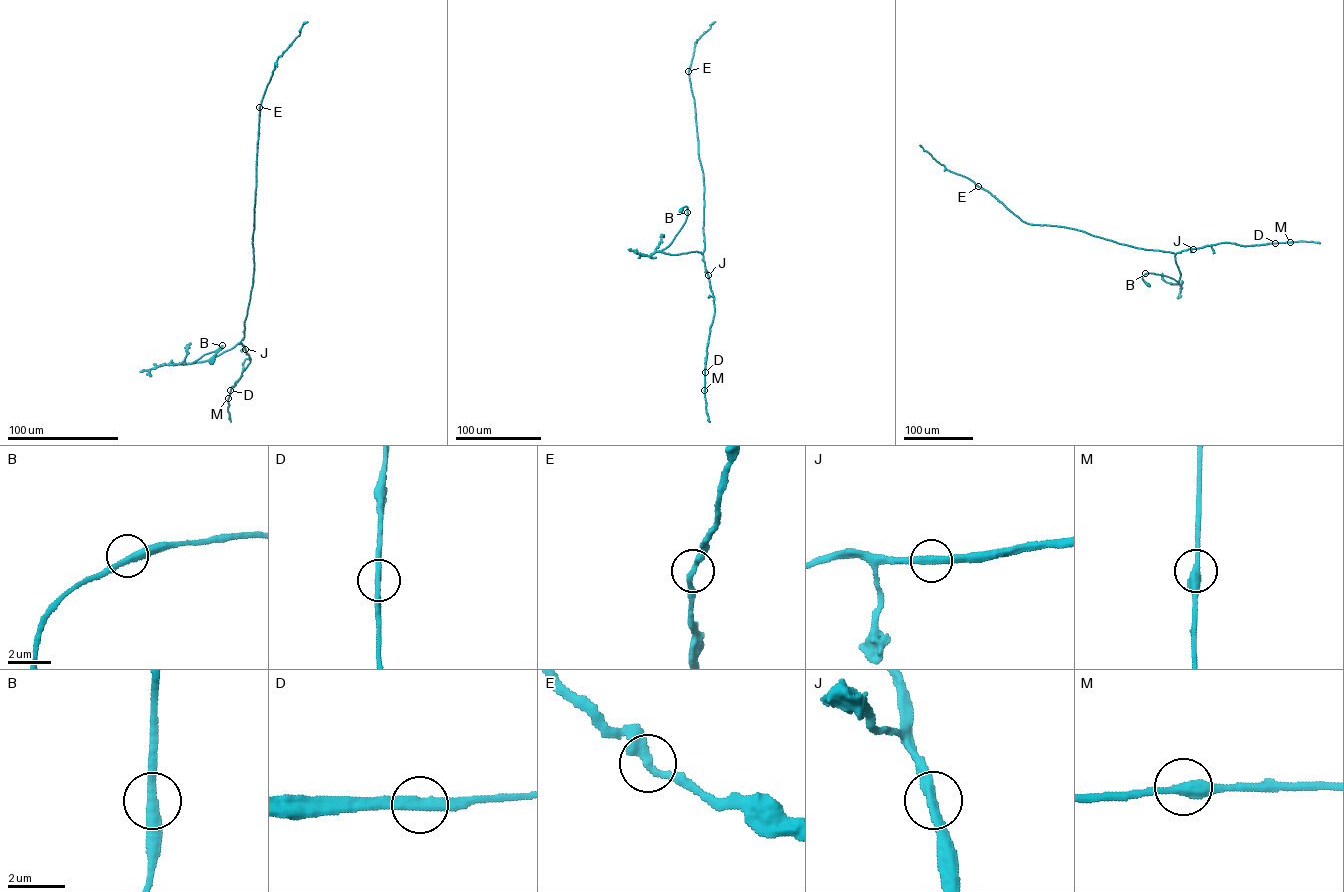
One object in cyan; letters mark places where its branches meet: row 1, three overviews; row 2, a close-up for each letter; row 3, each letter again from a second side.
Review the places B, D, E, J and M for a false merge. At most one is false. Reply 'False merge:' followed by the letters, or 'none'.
False merge: D

